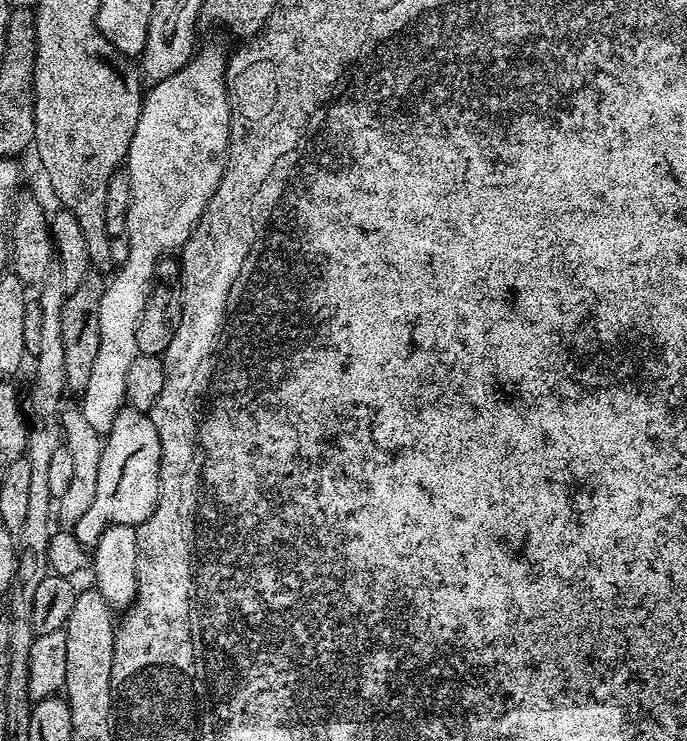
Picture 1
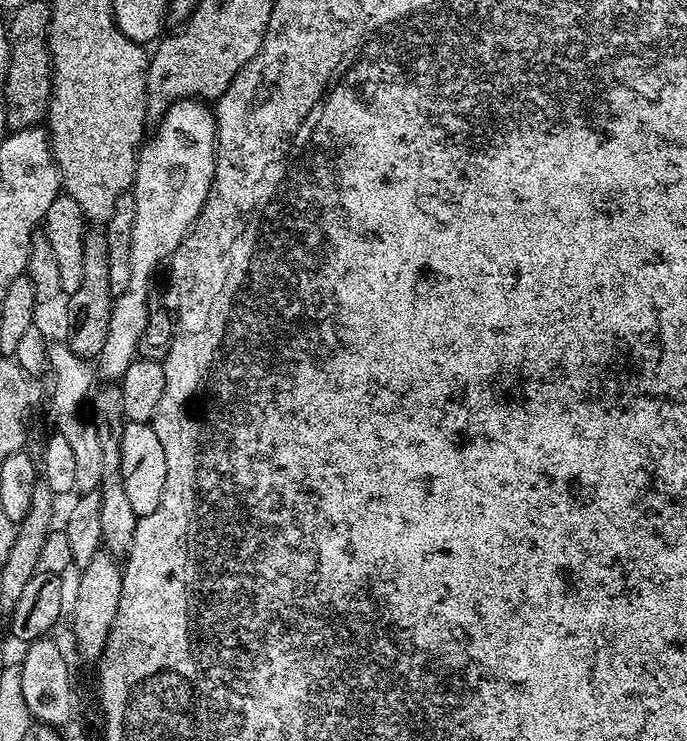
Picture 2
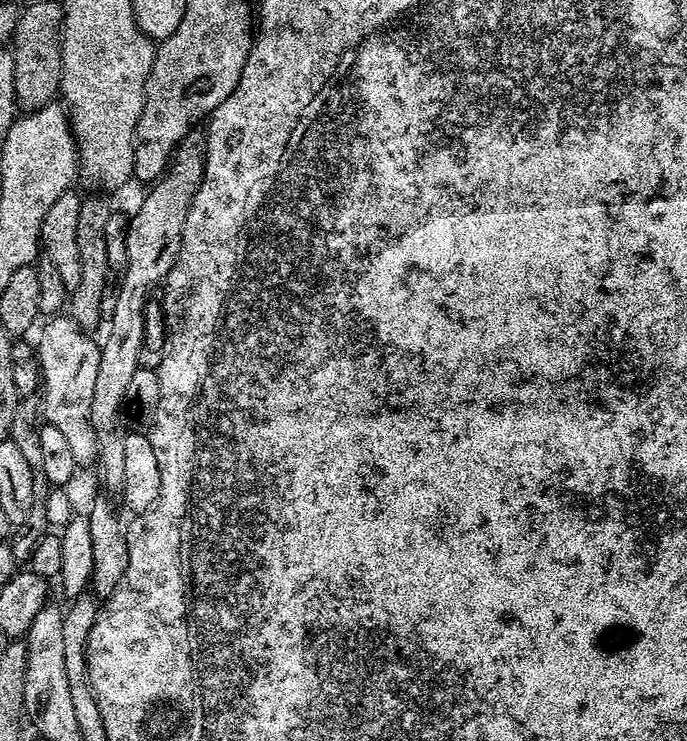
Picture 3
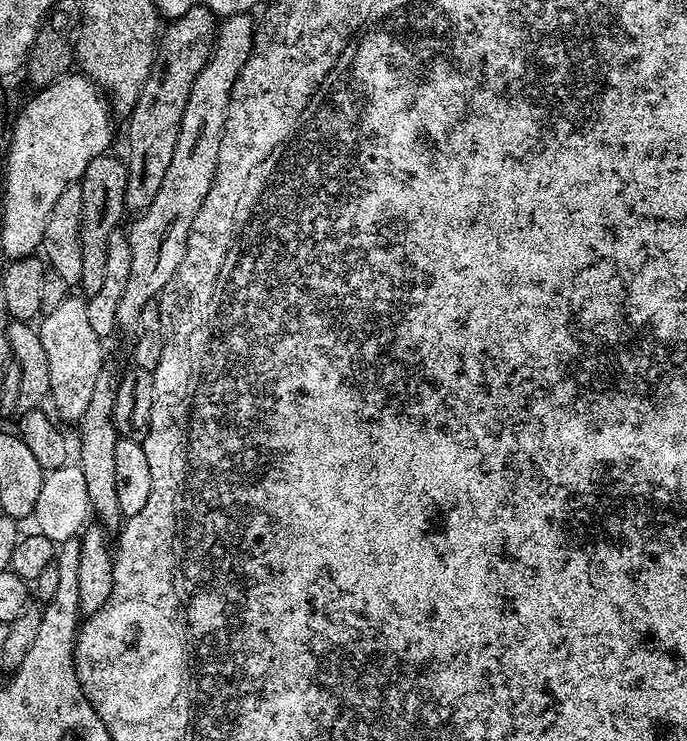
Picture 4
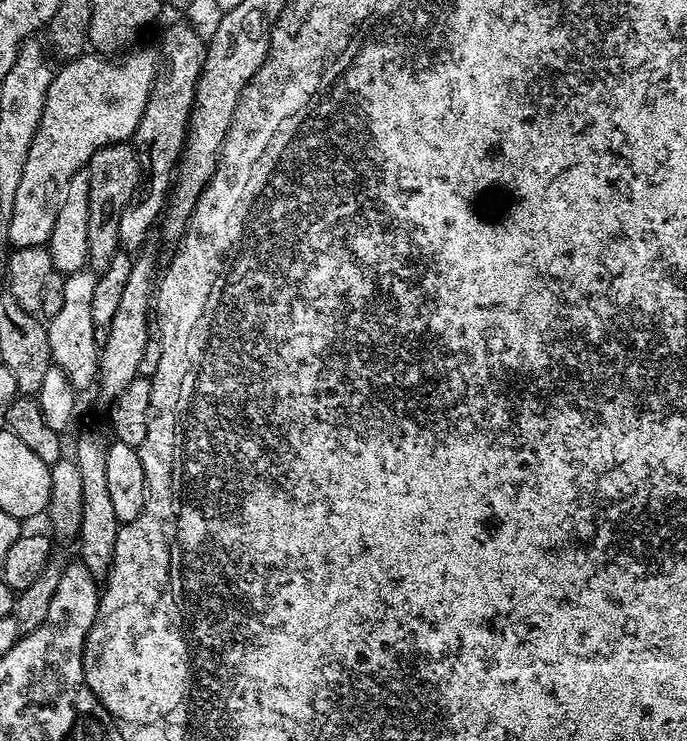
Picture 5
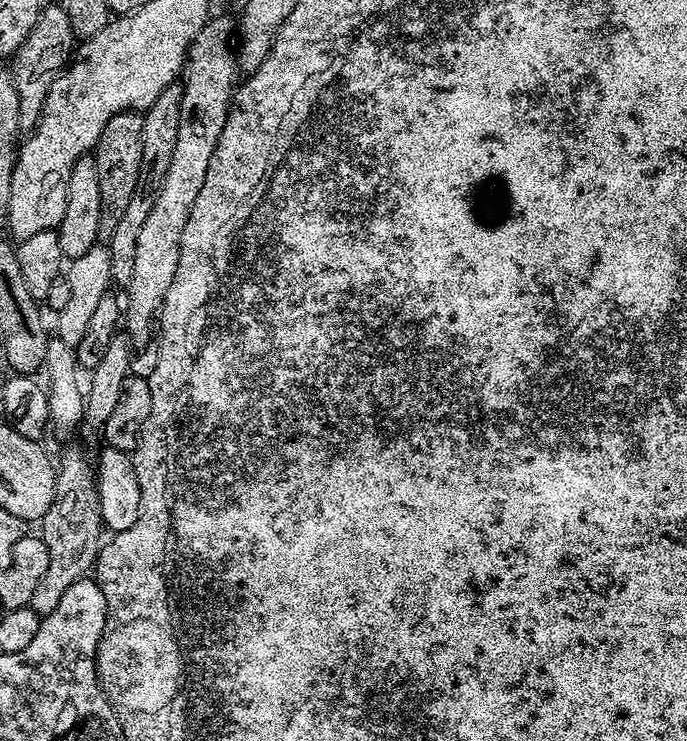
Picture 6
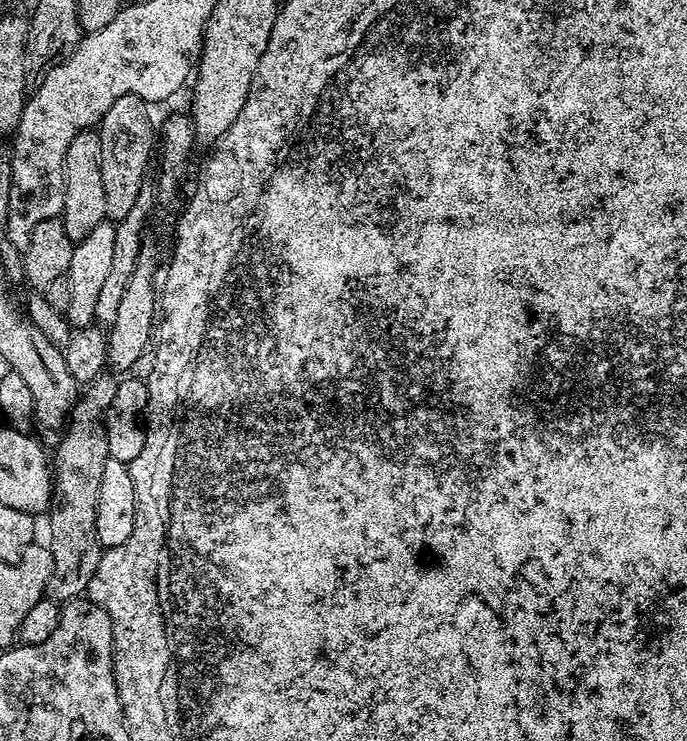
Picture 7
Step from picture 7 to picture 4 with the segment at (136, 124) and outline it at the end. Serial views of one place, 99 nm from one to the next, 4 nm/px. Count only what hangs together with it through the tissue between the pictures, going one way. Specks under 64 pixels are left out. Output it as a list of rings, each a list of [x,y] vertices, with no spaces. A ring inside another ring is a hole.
[[[113,154],[96,156],[86,166],[84,175],[79,181],[82,190],[82,278],[78,288],[85,297],[98,294],[102,290],[102,281],[106,271],[106,246],[110,243],[110,234],[121,227],[120,219],[126,216],[124,207],[124,191],[128,181],[128,165]]]

